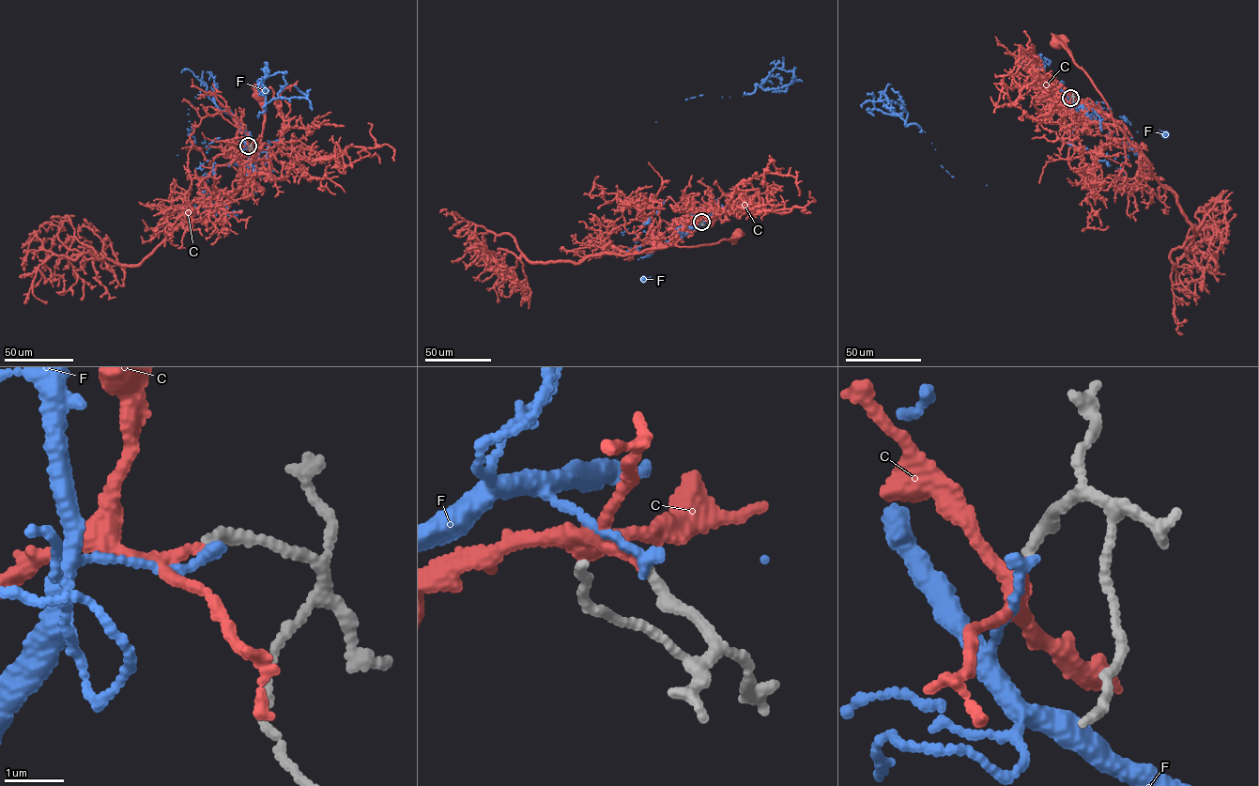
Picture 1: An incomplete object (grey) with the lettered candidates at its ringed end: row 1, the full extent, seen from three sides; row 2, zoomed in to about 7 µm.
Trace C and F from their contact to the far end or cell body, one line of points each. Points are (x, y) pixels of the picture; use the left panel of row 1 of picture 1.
C: (248, 146), (241, 150), (239, 172), (243, 177), (251, 175), (256, 162), (264, 118), (258, 97)
F: (248, 146), (243, 152), (256, 169), (245, 176), (177, 155), (222, 208), (214, 208), (212, 201), (235, 214)

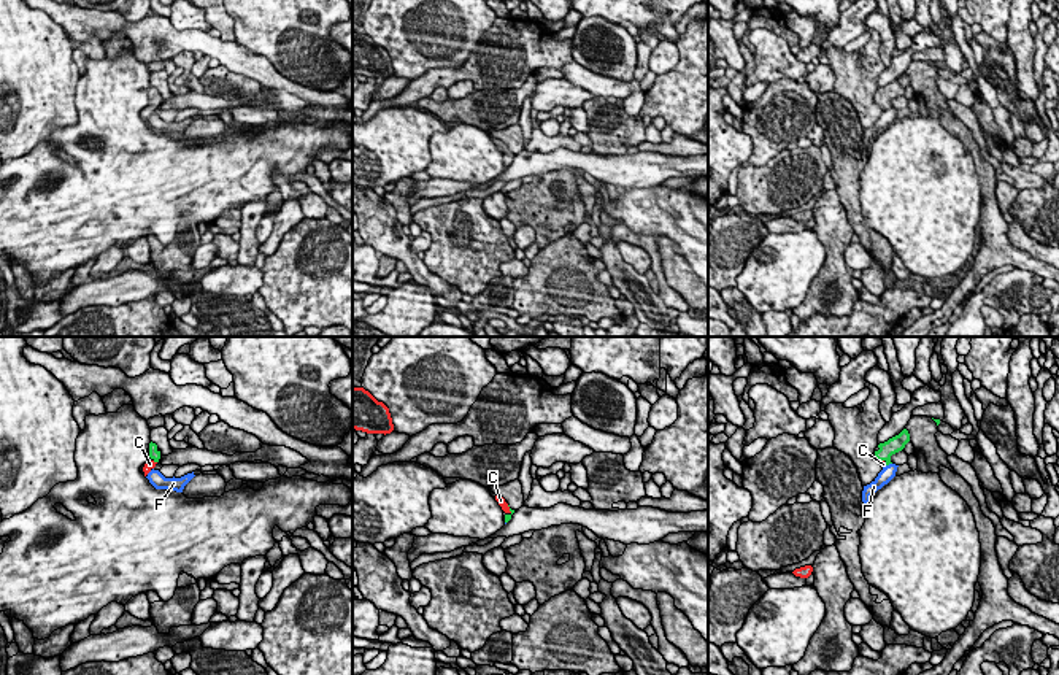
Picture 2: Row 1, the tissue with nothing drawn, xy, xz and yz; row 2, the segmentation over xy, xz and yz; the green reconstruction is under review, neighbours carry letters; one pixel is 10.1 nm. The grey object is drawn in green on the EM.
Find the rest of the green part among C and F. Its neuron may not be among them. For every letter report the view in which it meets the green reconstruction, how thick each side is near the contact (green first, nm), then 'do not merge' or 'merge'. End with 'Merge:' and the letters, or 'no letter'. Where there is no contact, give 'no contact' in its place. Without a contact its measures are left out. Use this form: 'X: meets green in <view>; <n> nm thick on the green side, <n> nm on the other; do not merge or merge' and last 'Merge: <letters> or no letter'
C: meets green in yz; 160 nm thick on the green side, 60 nm on the other; merge
F: meets green in yz; 160 nm thick on the green side, 140 nm on the other; do not merge
Merge: C

